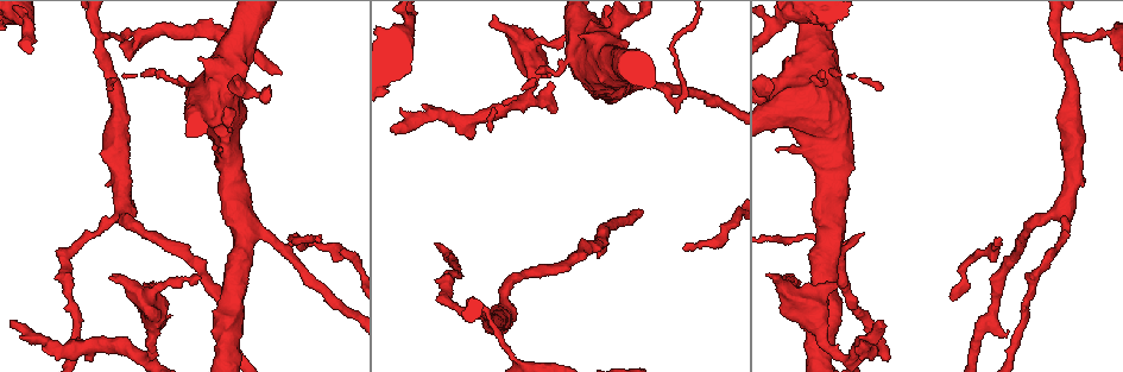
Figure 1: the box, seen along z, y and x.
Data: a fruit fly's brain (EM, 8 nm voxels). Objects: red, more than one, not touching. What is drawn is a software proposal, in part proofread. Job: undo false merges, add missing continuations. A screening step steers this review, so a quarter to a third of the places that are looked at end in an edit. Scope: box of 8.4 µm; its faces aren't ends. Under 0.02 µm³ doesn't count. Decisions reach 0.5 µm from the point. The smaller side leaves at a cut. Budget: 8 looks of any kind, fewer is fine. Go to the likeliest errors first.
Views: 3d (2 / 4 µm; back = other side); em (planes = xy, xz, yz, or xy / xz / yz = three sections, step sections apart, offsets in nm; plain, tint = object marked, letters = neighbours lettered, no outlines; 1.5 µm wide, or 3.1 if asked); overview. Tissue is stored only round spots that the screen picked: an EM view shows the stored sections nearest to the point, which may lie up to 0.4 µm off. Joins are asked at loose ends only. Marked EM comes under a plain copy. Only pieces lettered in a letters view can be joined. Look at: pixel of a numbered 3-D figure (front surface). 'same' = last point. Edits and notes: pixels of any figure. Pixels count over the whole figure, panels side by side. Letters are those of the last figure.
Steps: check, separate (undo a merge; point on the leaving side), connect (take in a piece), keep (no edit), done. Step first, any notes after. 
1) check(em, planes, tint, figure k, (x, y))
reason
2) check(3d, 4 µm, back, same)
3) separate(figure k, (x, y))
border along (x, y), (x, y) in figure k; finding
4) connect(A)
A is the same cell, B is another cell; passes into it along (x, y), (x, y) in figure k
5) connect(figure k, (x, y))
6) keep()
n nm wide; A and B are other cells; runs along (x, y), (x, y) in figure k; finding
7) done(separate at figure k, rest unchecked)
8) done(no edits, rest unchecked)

check(3d, 2 µm, figure 1, (12, 321))
free end

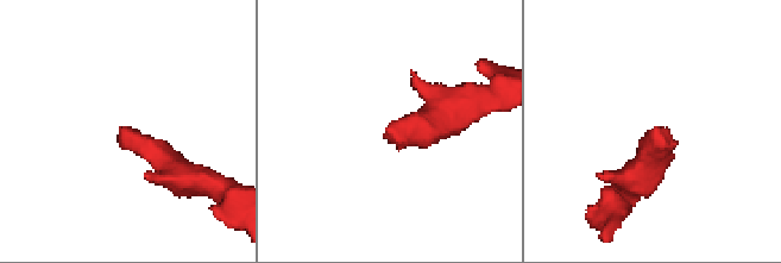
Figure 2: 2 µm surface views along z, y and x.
check(em, xy, step 4, tint, figure 2, (385, 127))
now the EM

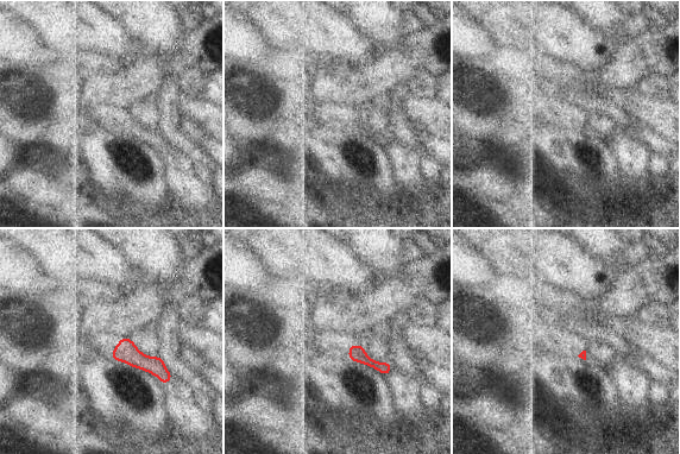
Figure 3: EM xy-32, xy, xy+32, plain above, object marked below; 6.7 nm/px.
check(em, planes, letters, same)
cut it another way

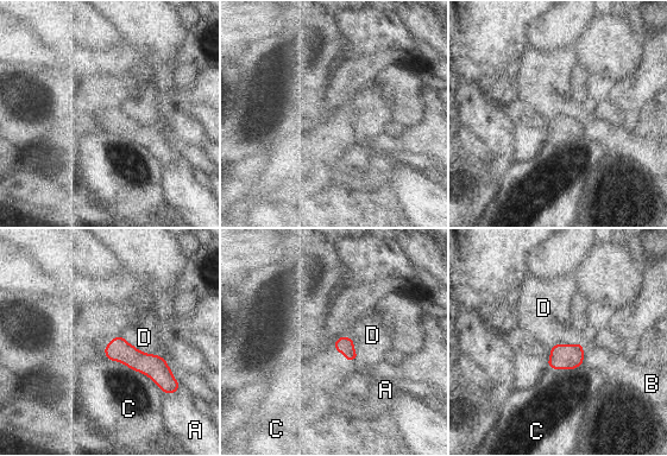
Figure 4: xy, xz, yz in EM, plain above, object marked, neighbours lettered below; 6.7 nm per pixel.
keep()
A, B, C and D are other cells; runs along (107, 348), (143, 362), (162, 385) in figure 4; no lettered piece goes on from it

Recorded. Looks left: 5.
check(em, planes, letters, figure 1, (999, 240))
tapers out

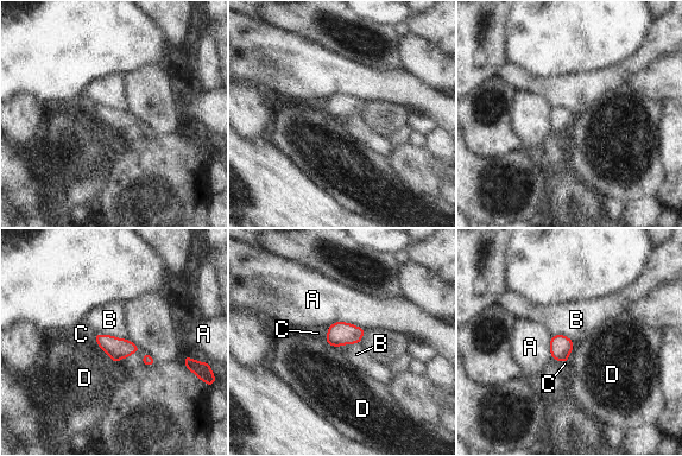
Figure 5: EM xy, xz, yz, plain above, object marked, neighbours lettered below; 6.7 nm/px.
connect(C)
150 nm wide; C is the same cell, A, B and D are other cells; passes into it along (117, 348), (101, 348), (81, 334) in figure 5; it goes on there

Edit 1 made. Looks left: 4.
check(em, xy, step 8, tint, figure 1, (483, 311))
three-way junction

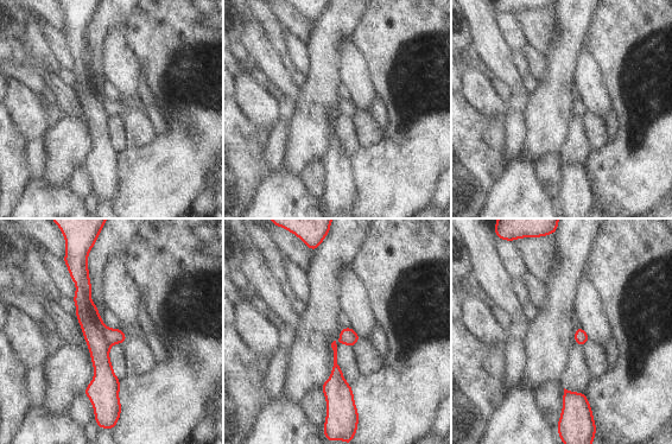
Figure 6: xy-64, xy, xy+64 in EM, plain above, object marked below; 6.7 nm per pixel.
check(em, planes, letters, same)
another direction

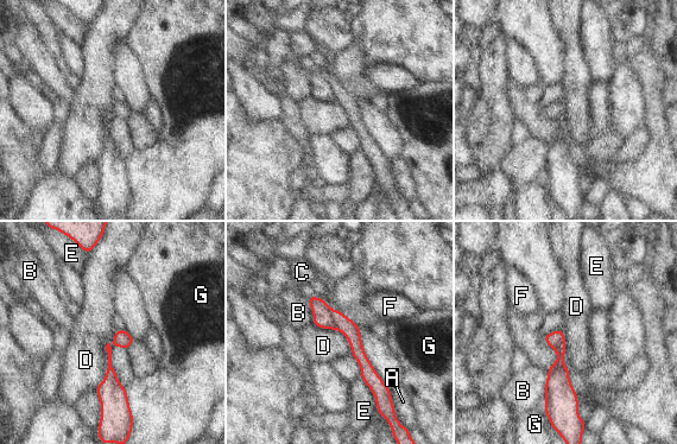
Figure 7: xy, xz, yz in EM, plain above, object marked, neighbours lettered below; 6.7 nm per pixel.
separate(figure 7, (343, 324))
120 nm wide; A, B, C, D, E, F and G are other cells; the part that leaves runs along (335, 312), (352, 331), (380, 393) in figure 7; a second neuron is stuck on

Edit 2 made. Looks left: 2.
done(connect at figure 5, separate at figure 7, rest unchecked)

